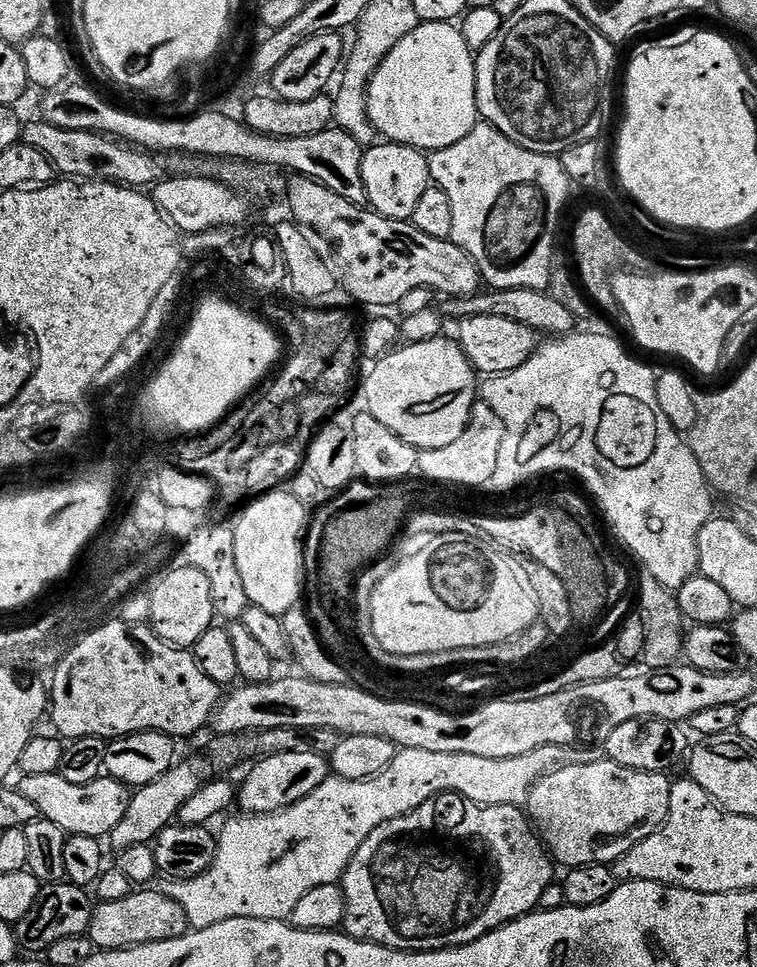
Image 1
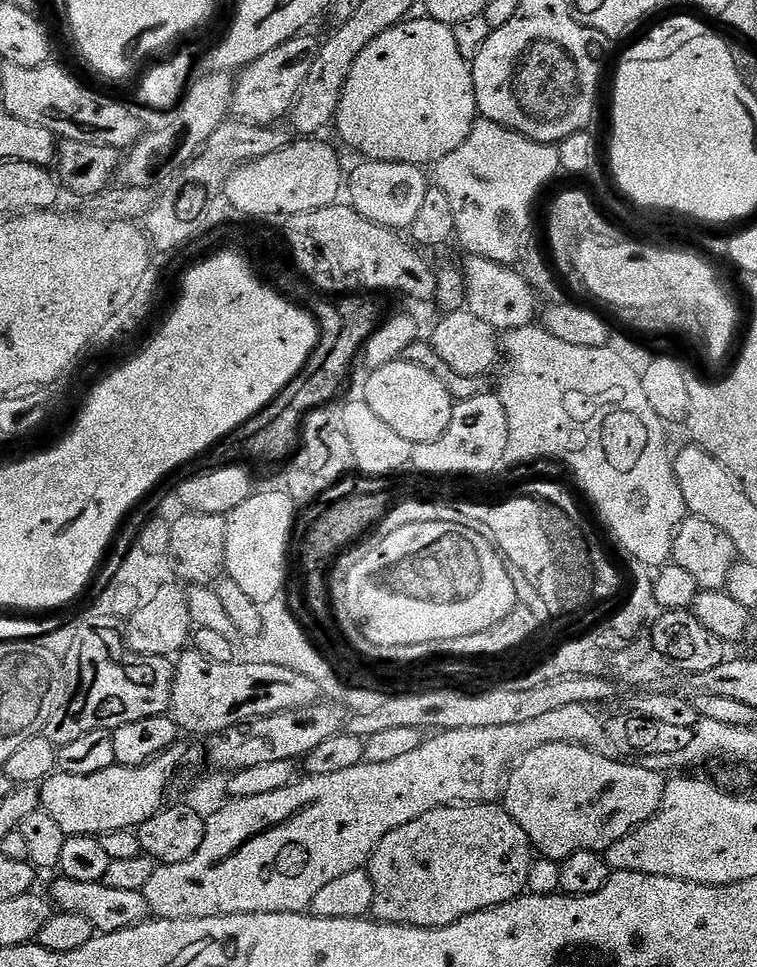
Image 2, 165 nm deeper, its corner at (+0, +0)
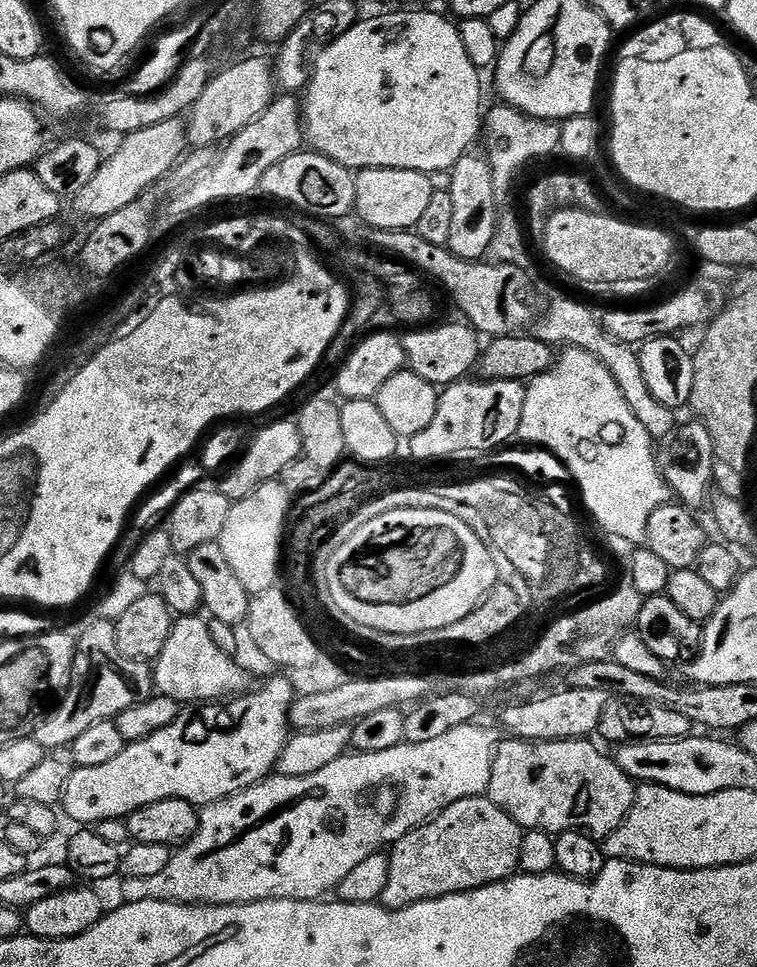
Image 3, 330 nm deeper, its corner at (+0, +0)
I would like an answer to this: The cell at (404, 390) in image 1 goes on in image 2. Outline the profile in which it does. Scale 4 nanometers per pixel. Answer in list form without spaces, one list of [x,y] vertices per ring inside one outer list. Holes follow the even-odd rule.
[[[401,358],[375,369],[369,376],[372,377],[364,384],[362,399],[378,418],[382,418],[382,422],[386,422],[386,426],[398,430],[398,434],[412,445],[434,442],[446,426],[450,426],[452,395],[434,374],[430,374],[430,370],[422,370],[422,366],[414,366]]]

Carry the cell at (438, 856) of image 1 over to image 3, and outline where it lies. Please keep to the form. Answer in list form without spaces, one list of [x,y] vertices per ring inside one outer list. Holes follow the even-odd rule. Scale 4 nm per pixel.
[[[487,795],[462,798],[462,802],[454,802],[454,806],[450,806],[446,811],[440,813],[440,815],[432,817],[428,823],[421,824],[413,832],[402,837],[397,844],[392,845],[390,855],[388,856],[388,861],[390,862],[390,882],[386,882],[386,890],[380,896],[379,903],[389,910],[409,908],[423,900],[437,900],[443,896],[453,896],[459,892],[473,892],[475,888],[485,888],[487,884],[497,884],[500,880],[507,880],[517,875],[524,834],[525,829],[521,828],[518,822],[514,822],[514,818],[510,818],[510,814],[503,812],[493,800],[488,799]]]

